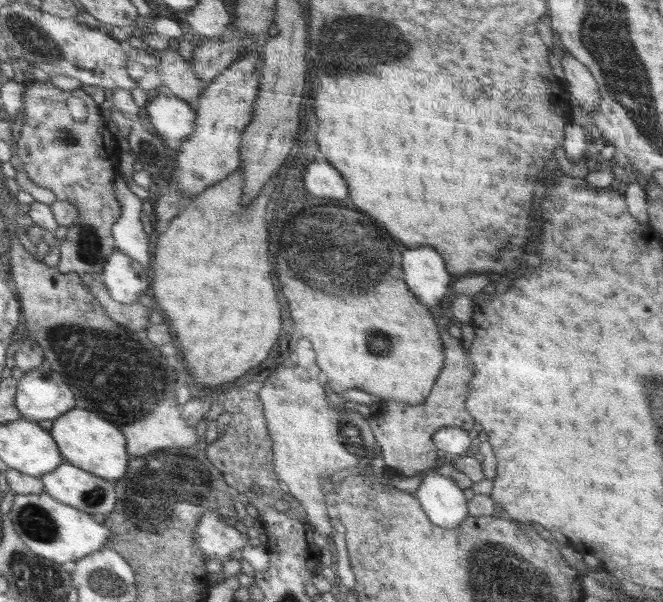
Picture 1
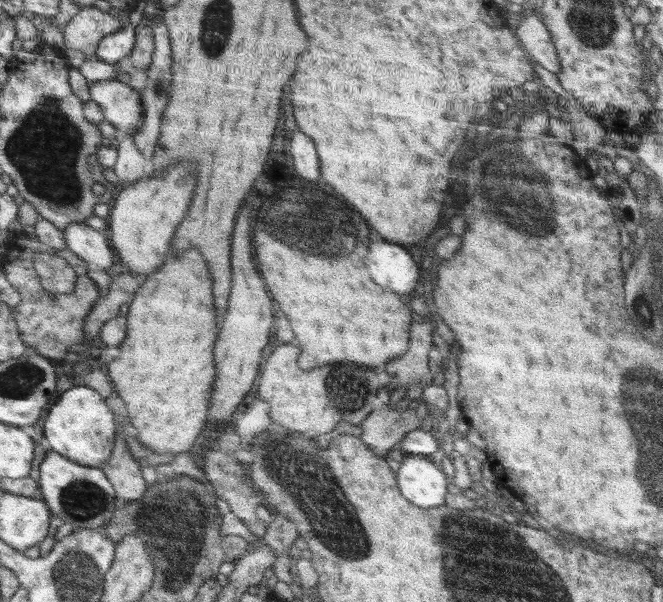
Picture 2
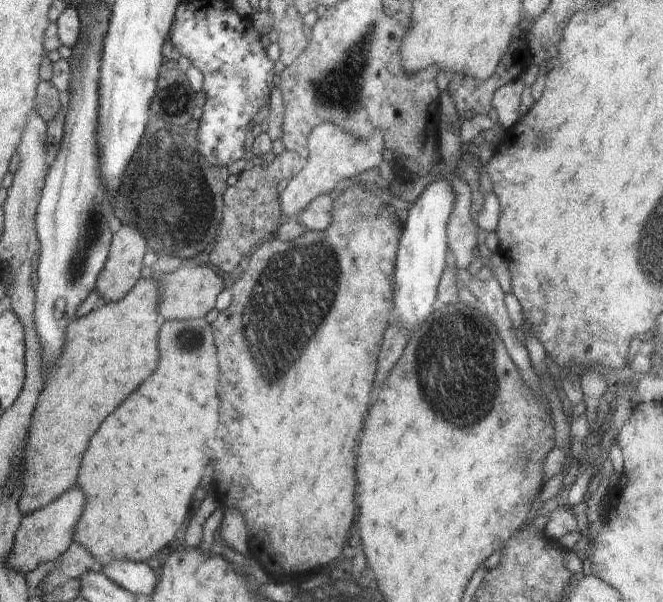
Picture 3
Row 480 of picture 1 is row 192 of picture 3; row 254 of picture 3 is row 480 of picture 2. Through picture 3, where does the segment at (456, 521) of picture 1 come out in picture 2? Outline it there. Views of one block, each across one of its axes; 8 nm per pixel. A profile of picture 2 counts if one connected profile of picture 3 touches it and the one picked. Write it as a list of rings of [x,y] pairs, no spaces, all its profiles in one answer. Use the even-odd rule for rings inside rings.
[[[404,456],[395,476],[400,492],[416,506],[432,508],[445,504],[450,479],[432,457]]]

